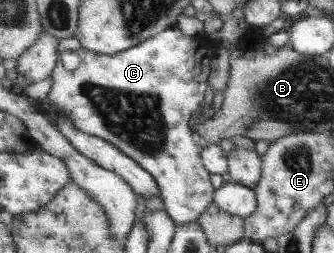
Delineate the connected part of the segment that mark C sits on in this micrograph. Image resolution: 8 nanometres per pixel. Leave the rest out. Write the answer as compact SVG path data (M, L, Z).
M176 26L153 36L128 51L110 55L98 53L81 44L77 38L61 39L58 54L74 52L80 57L75 70L67 70L59 59L52 74L53 88L49 101L53 107L64 110L82 132L101 138L135 160L157 181L165 212L179 225L198 221L214 203L216 189L211 185L211 173L201 158L202 148L196 143L193 114L203 105L205 90L209 88L211 62L217 56L217 46L207 38L207 32L197 35L183 34Z

